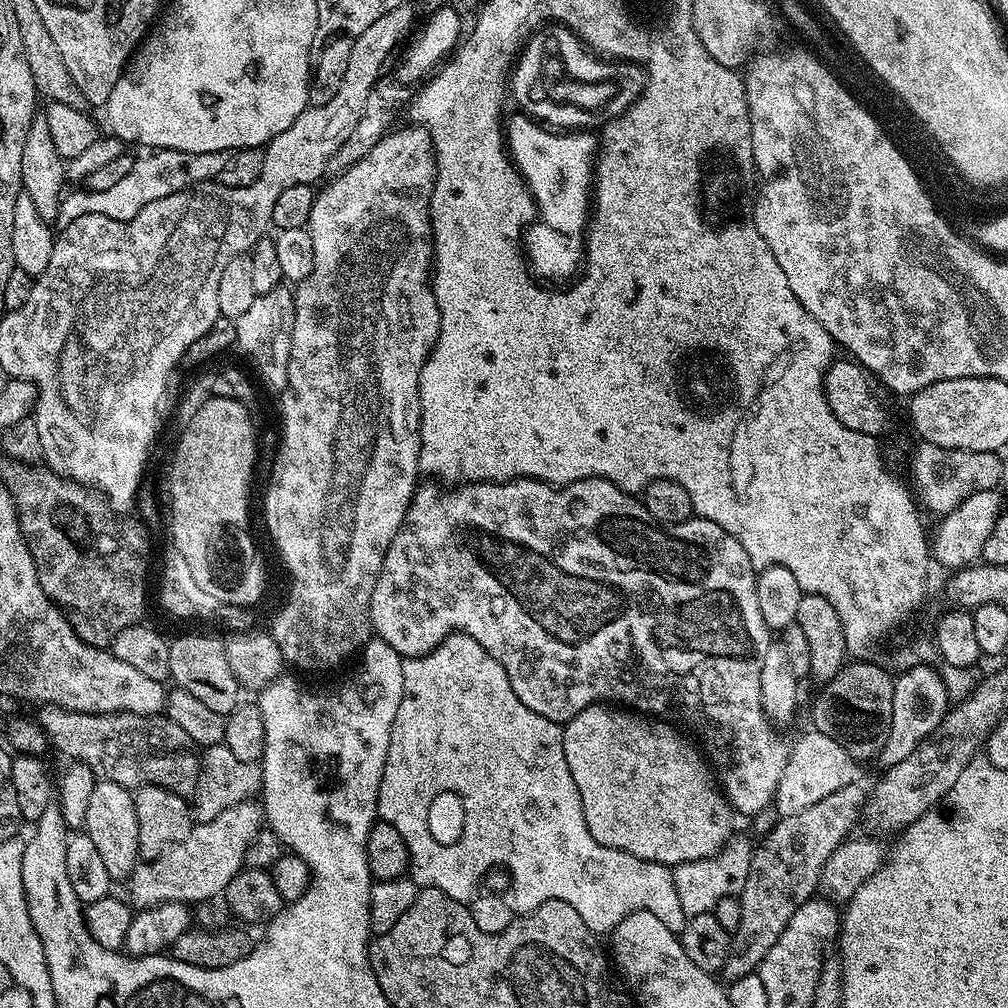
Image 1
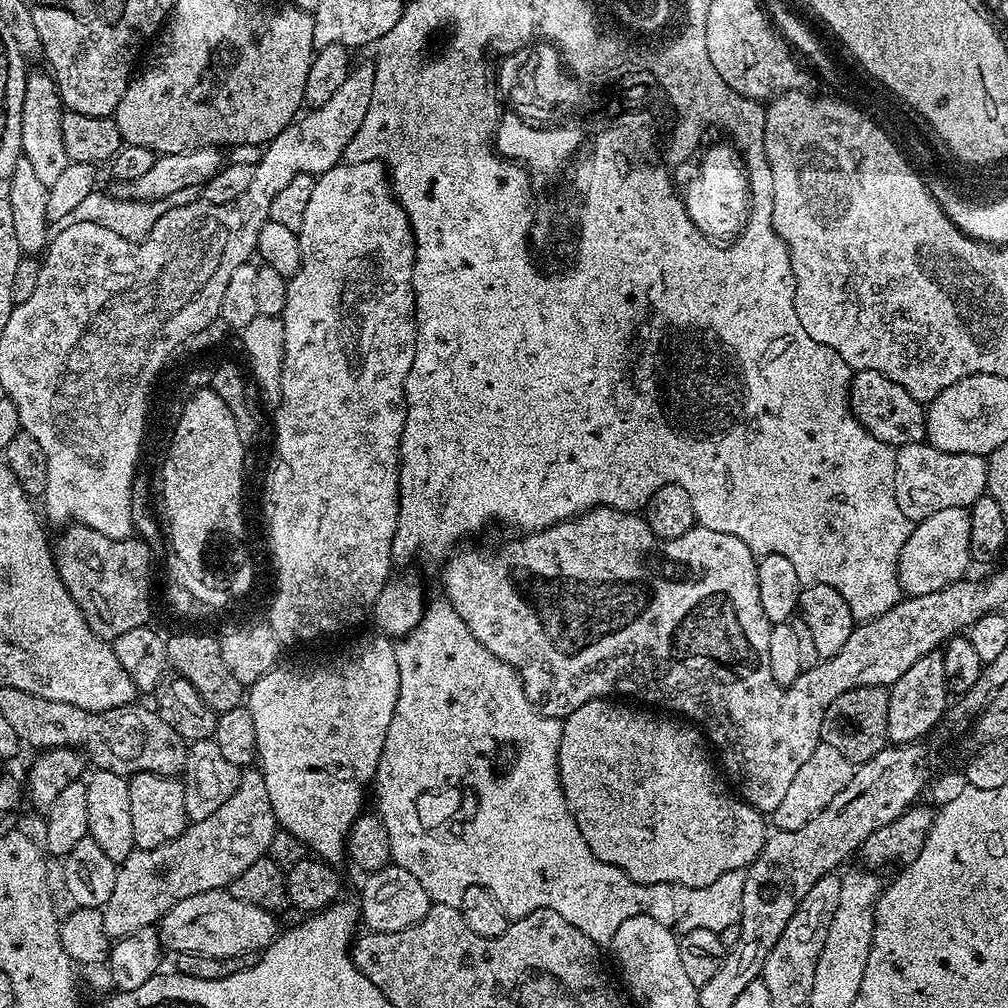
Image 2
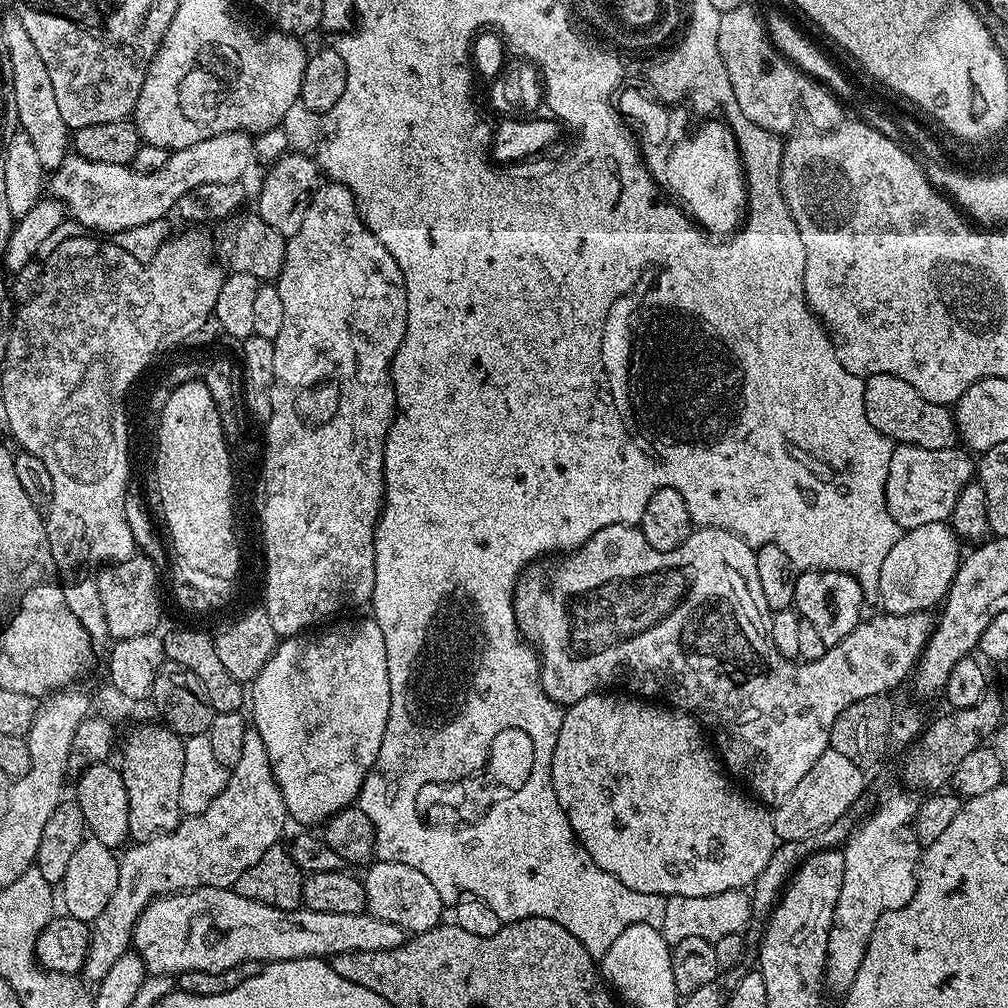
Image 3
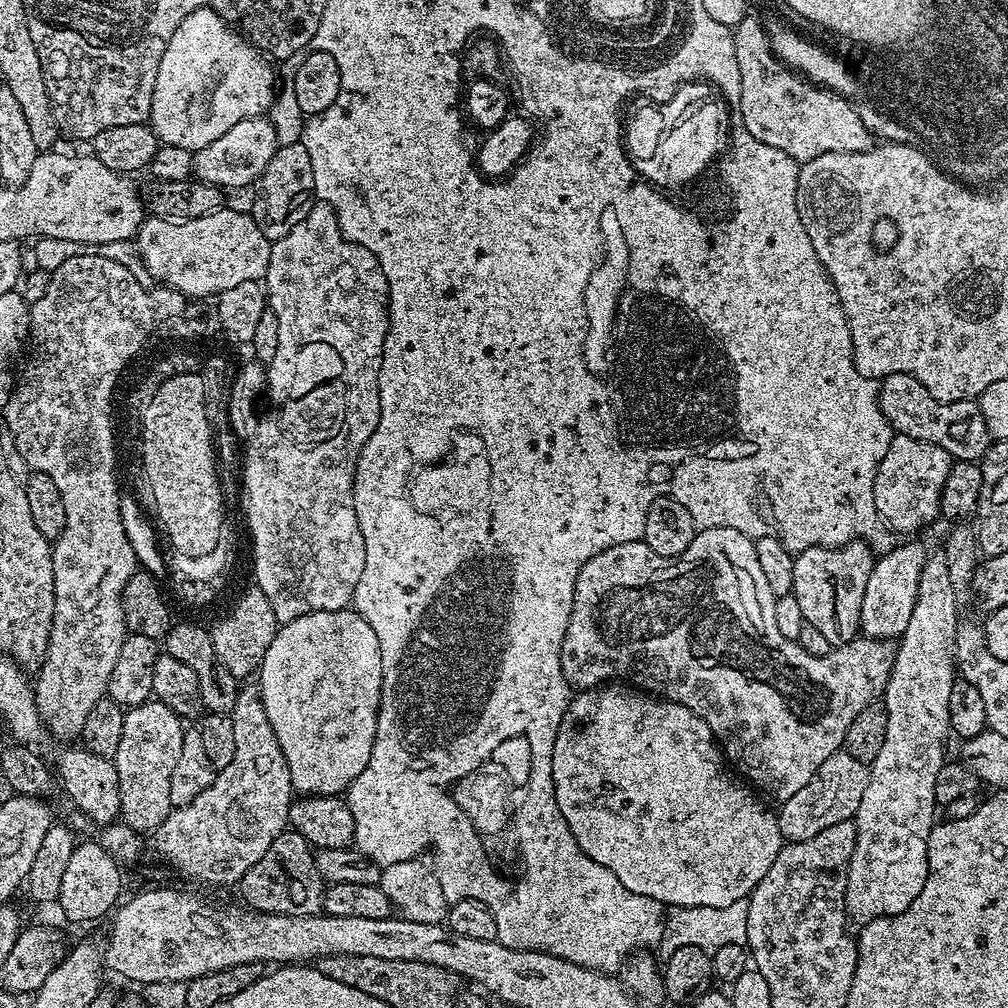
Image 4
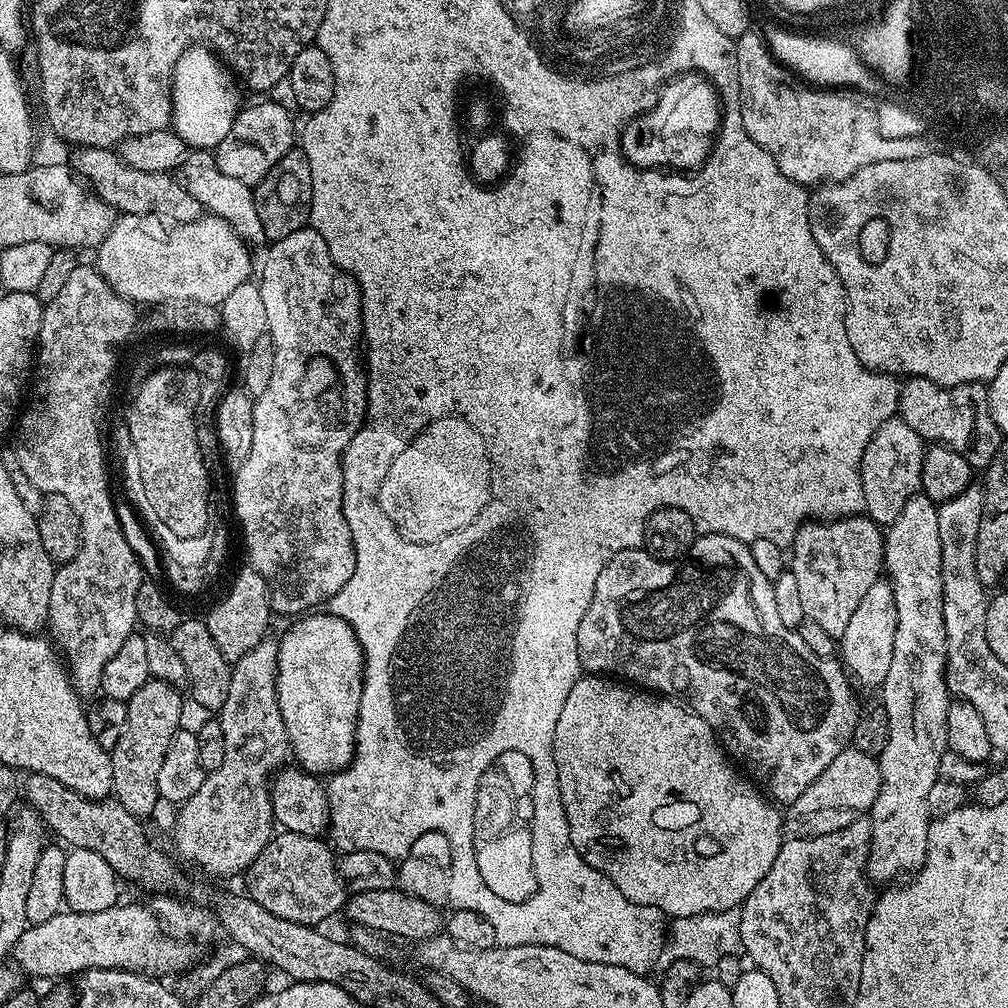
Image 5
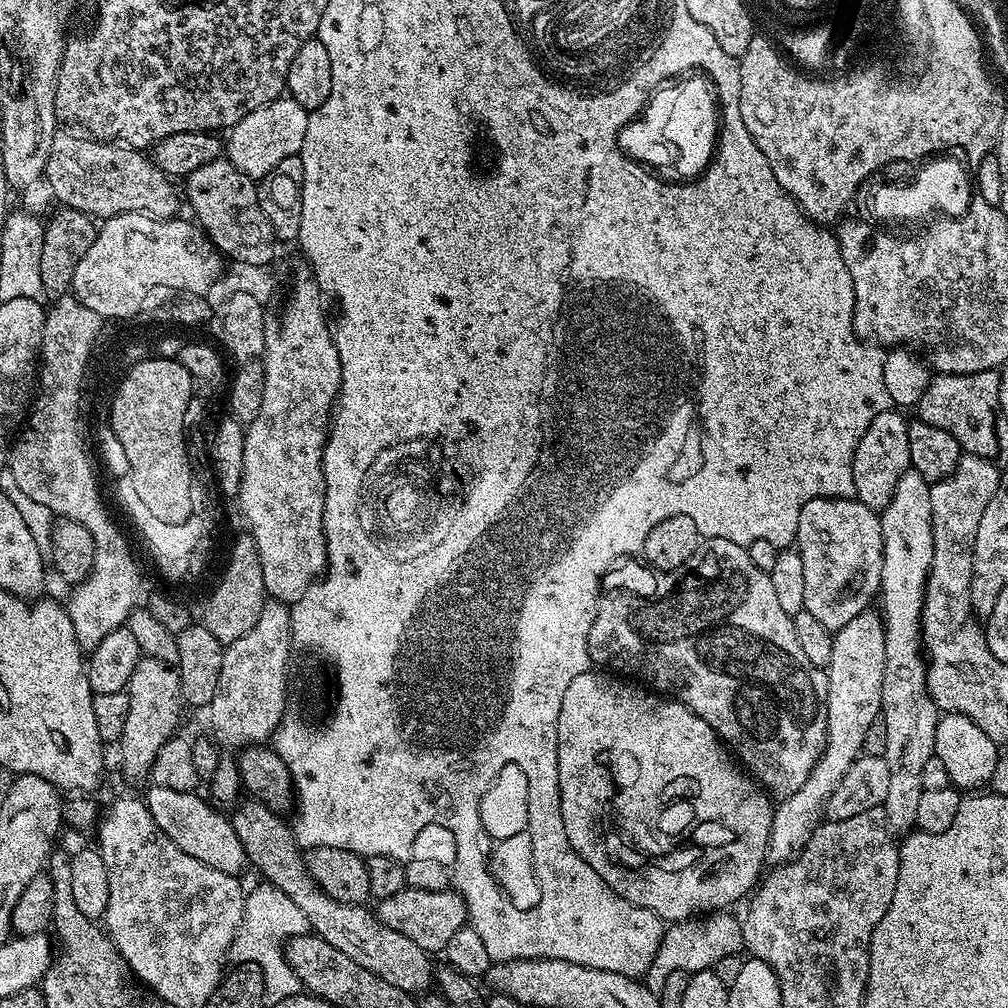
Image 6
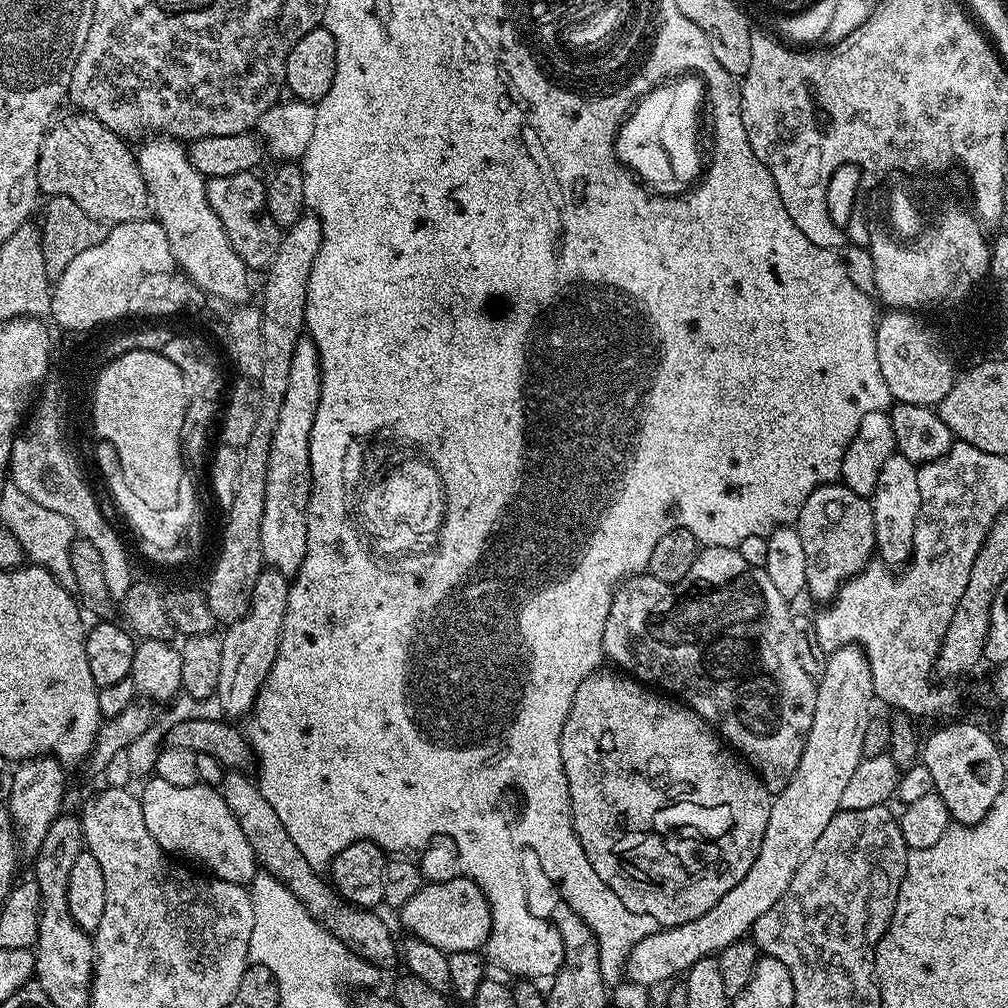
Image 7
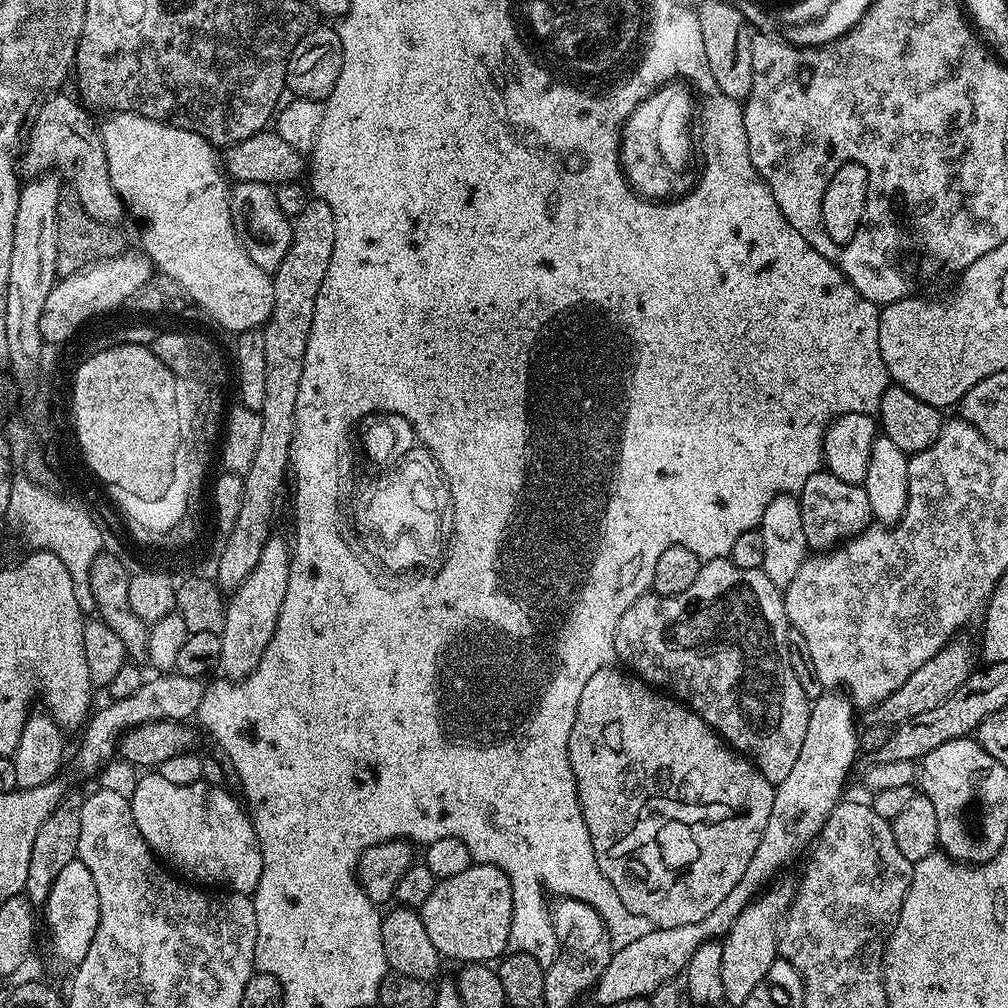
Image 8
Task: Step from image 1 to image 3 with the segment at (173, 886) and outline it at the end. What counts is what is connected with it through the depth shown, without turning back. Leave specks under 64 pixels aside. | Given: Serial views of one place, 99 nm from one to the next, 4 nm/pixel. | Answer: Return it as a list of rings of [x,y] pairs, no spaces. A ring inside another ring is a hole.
[[[255,730],[246,734],[246,742],[242,744],[242,758],[228,773],[226,790],[206,806],[206,810],[197,816],[184,816],[180,825],[173,832],[163,832],[143,842],[133,843],[133,848],[125,847],[119,857],[118,887],[110,894],[110,902],[106,902],[106,910],[91,921],[88,957],[84,960],[82,976],[85,981],[99,982],[110,974],[110,966],[122,958],[132,948],[132,931],[138,918],[146,910],[146,906],[158,896],[171,896],[174,892],[188,892],[192,888],[232,888],[238,874],[242,870],[250,870],[270,846],[281,843],[280,835],[284,832],[284,823],[290,817],[282,794],[278,790],[278,782],[274,778],[274,770],[270,766],[270,754],[266,754],[264,743]]]

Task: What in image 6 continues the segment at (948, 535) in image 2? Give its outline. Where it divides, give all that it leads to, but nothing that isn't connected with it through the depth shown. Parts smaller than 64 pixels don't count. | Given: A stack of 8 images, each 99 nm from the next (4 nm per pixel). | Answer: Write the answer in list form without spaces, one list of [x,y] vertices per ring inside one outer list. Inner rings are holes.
[[[866,610],[858,614],[858,618],[846,622],[835,632],[832,638],[834,654],[830,654],[830,662],[827,666],[828,674],[828,733],[826,734],[826,746],[822,750],[819,762],[810,770],[810,778],[802,784],[802,790],[790,794],[788,800],[781,800],[775,805],[772,813],[772,826],[770,828],[770,842],[768,843],[768,860],[783,866],[792,857],[806,846],[808,839],[812,837],[812,831],[820,827],[822,817],[828,807],[830,794],[838,790],[838,782],[846,778],[846,770],[858,757],[861,756],[866,742],[866,730],[870,730],[870,722],[882,715],[882,678],[886,674],[886,638],[884,637],[884,622],[879,615],[872,610]]]

